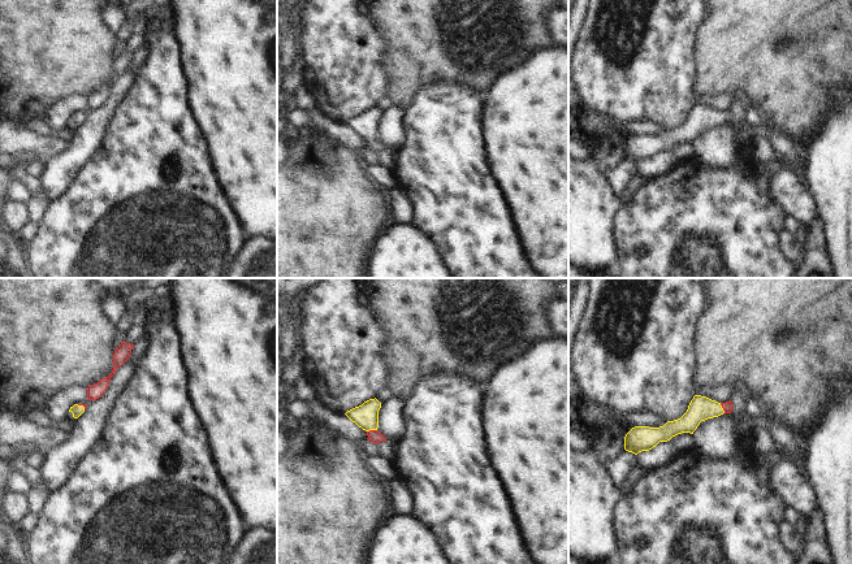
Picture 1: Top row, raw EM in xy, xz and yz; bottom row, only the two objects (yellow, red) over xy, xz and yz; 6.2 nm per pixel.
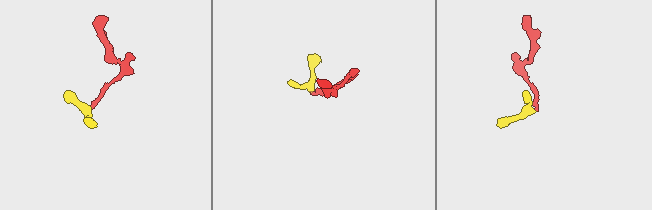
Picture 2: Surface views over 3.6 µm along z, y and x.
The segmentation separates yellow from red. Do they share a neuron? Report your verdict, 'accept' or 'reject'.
accept

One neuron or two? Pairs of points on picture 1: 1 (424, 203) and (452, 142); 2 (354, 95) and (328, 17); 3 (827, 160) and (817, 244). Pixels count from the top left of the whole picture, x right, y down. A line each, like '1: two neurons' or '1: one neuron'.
1: one neuron
2: one neuron
3: two neurons

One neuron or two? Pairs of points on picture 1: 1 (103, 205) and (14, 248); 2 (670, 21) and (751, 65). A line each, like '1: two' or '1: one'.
1: two
2: two

